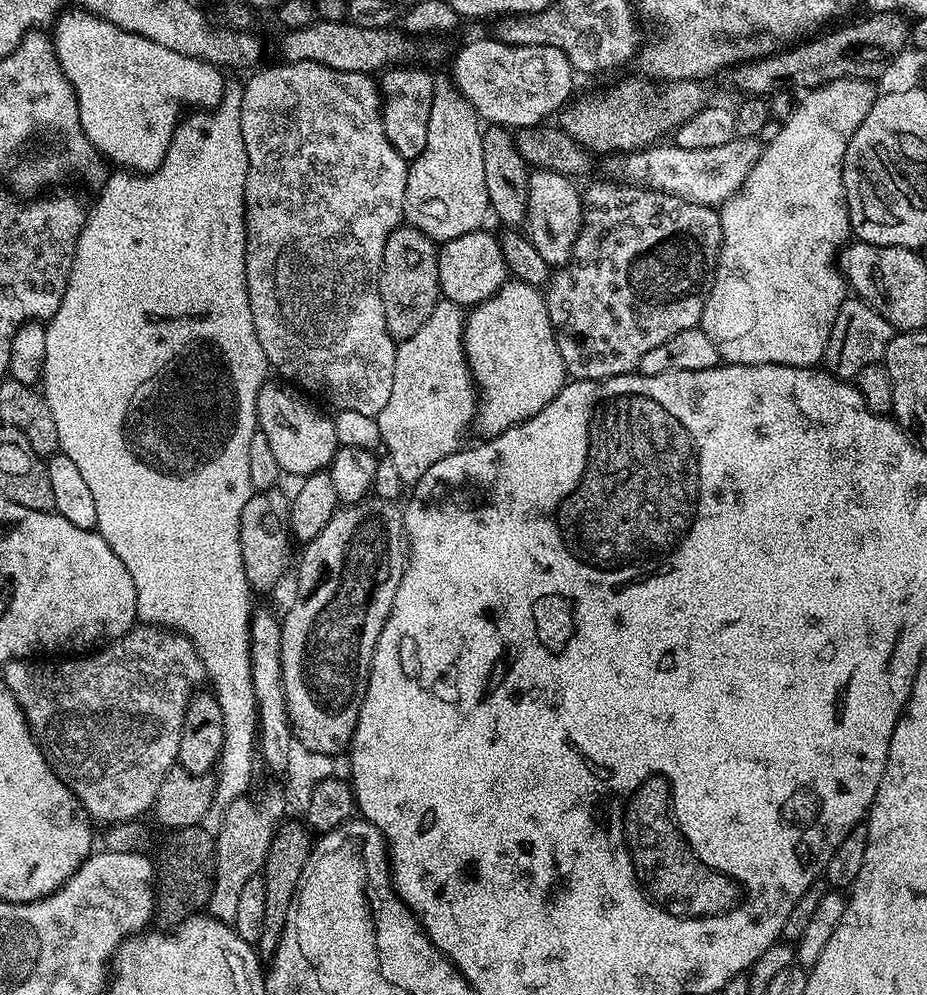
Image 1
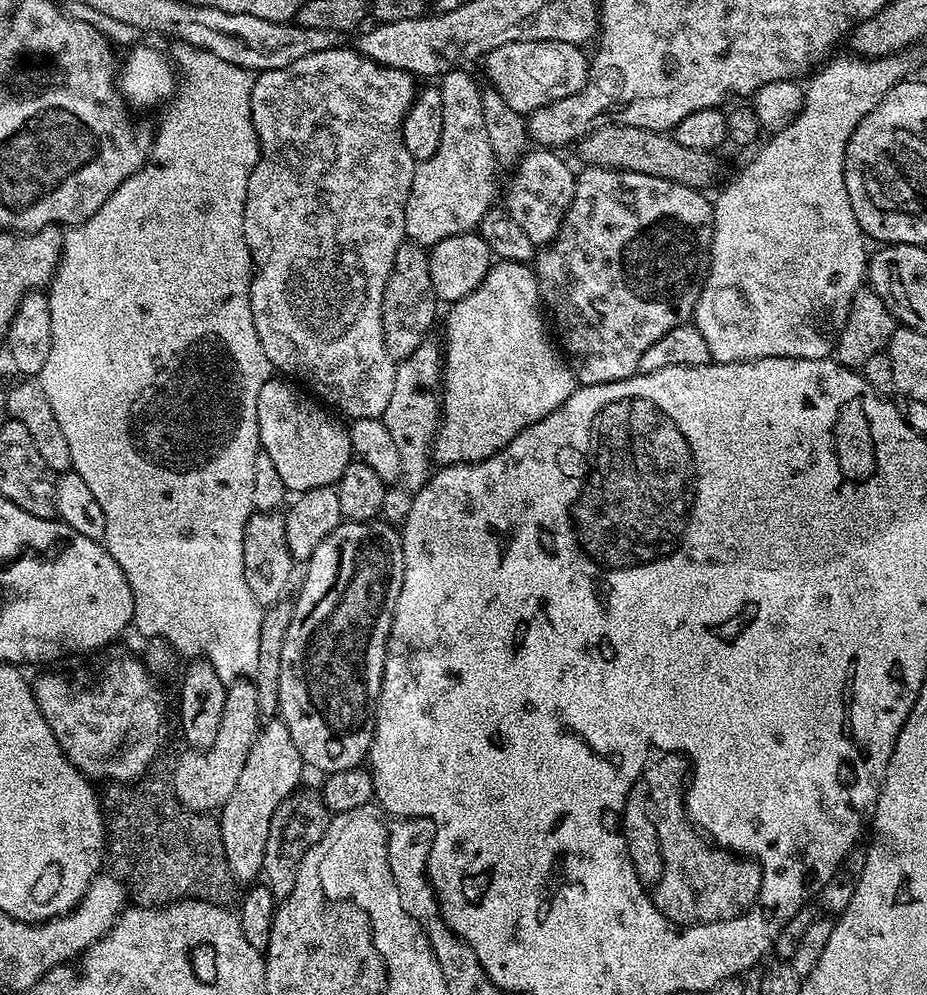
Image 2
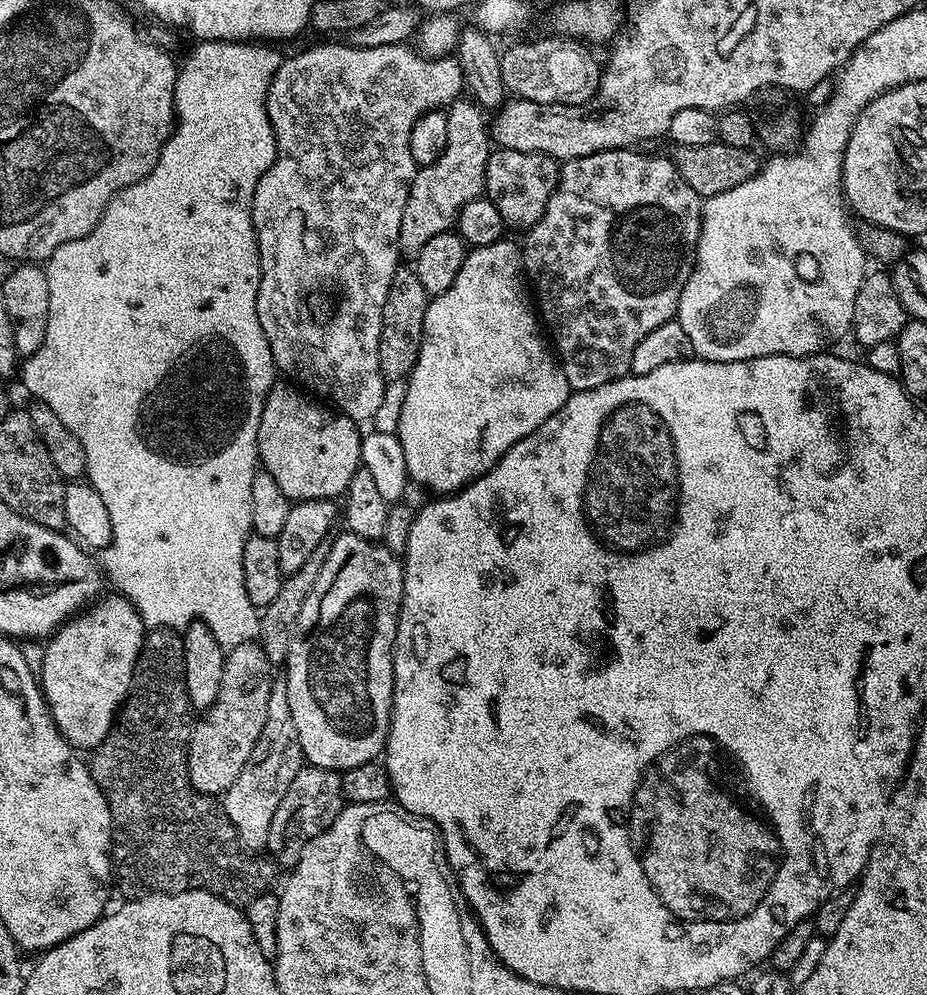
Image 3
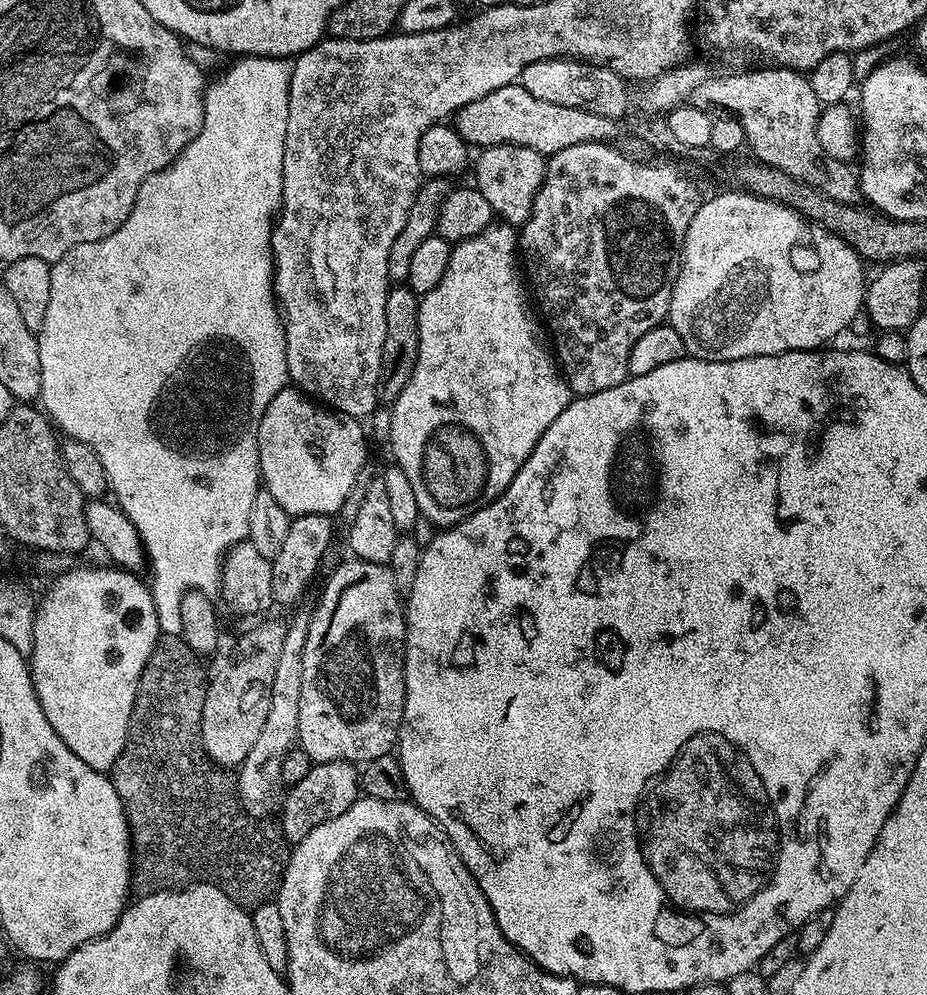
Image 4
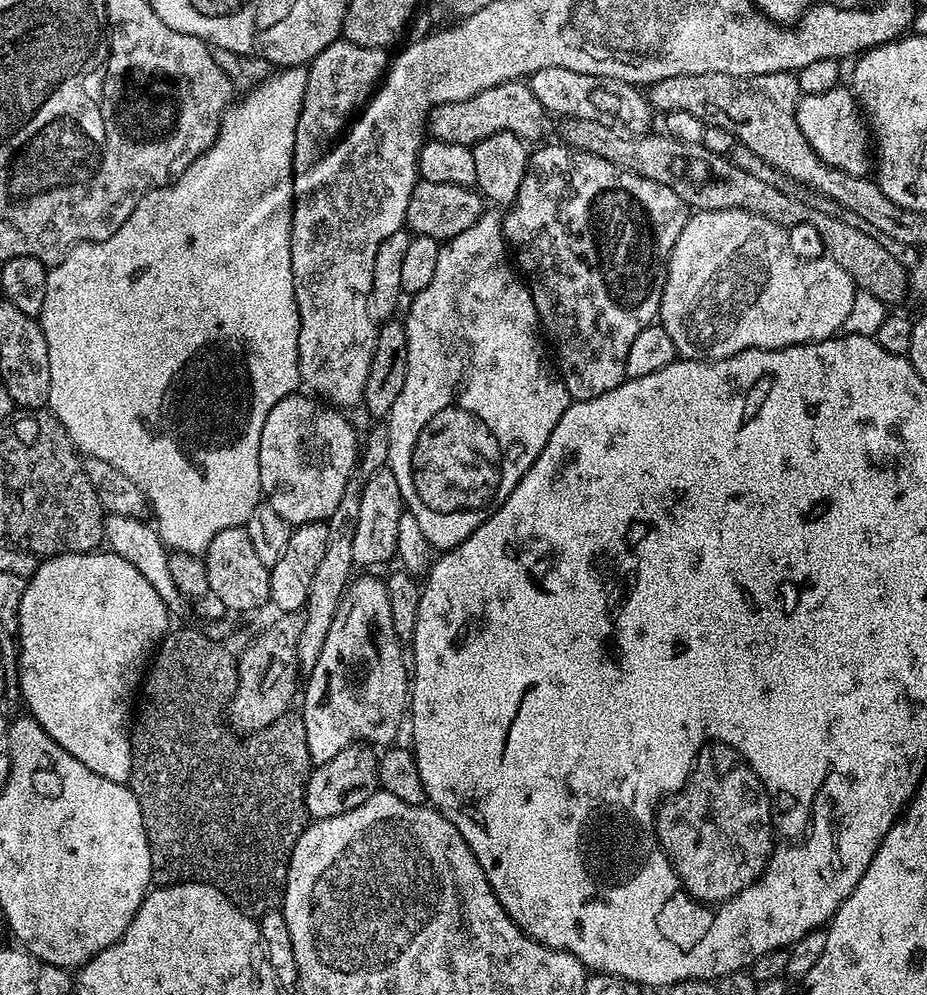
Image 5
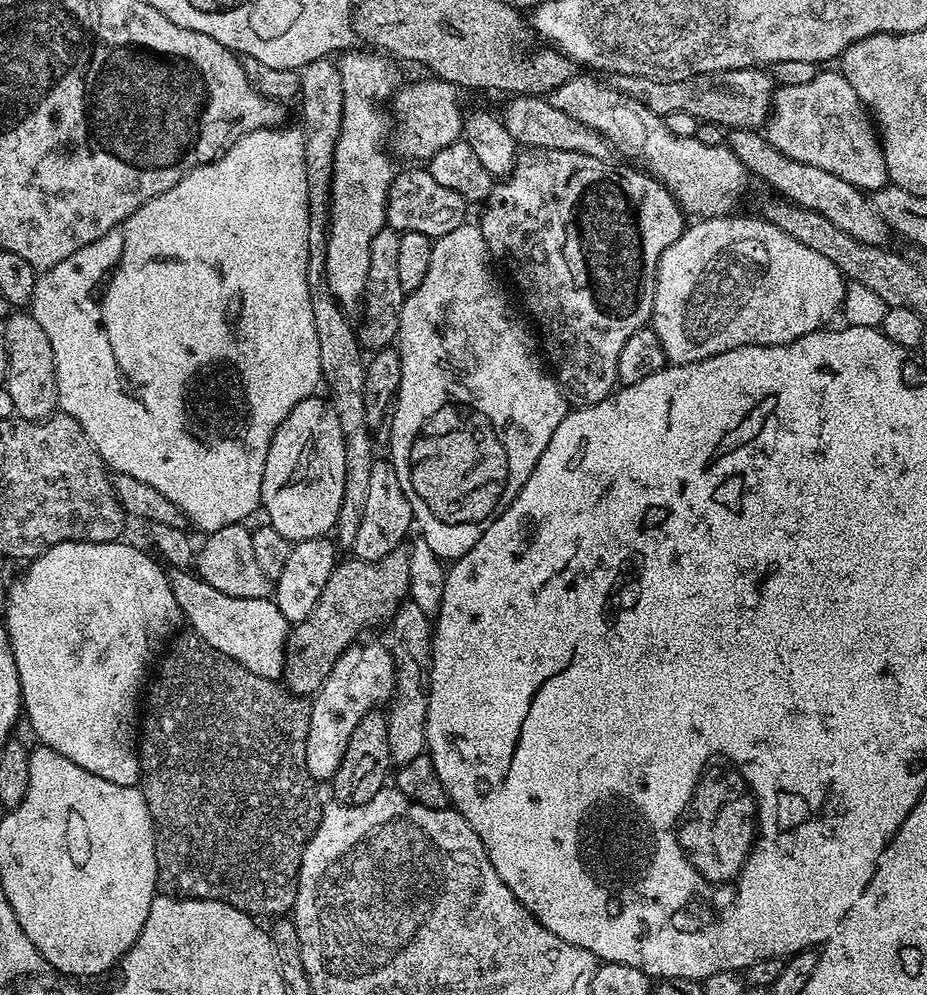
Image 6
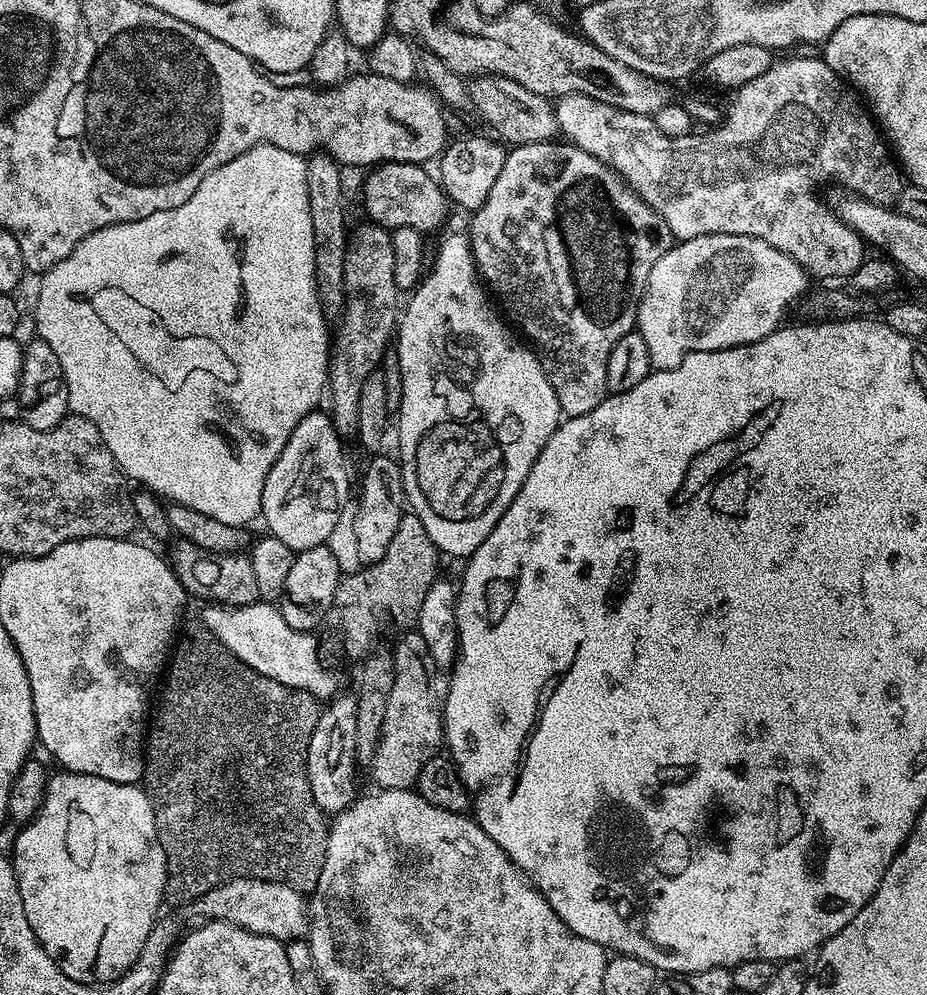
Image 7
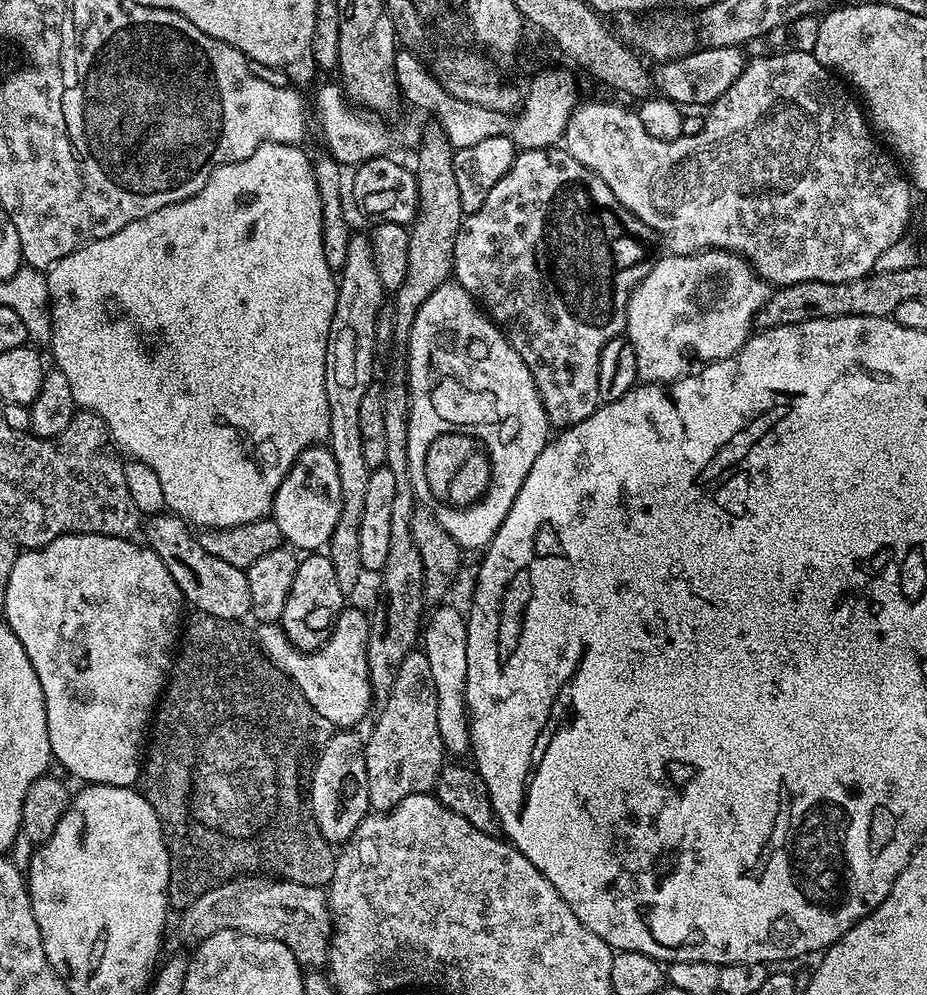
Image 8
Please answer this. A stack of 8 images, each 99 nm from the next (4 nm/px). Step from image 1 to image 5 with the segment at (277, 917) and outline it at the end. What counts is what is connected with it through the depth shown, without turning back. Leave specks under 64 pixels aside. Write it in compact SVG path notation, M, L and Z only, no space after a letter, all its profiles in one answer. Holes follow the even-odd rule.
M363 743L351 744L329 764L321 764L308 778L304 806L313 821L329 820L362 806L380 788L377 753Z

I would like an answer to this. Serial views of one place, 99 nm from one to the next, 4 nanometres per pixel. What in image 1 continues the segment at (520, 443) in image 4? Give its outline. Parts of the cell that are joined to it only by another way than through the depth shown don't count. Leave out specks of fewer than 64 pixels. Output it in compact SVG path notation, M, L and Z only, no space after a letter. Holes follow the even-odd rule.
M512 278L509 279L508 283L502 285L494 296L489 298L486 302L475 305L475 307L467 313L466 327L464 329L464 354L468 358L468 366L472 369L475 383L478 385L478 411L474 421L474 428L475 431L478 430L481 432L481 437L497 436L506 430L510 430L516 424L526 422L526 418L534 418L534 414L538 414L538 410L542 410L546 407L564 388L566 383L564 363L562 362L562 354L556 345L556 335L552 329L550 314L548 313L548 307L546 306L544 297L545 293L541 291L541 289L530 286L529 284L523 284L520 280Z

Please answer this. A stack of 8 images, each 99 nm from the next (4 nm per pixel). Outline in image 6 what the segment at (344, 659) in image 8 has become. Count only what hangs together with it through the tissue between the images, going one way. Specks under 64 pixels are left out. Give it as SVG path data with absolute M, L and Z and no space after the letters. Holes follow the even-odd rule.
M192 570L169 571L168 581L174 590L172 603L180 607L181 617L185 621L188 619L187 627L199 639L262 678L279 681L283 677L284 649L290 625L282 610L278 610L275 599L267 596L230 598L230 594L214 590L214 586L201 580Z

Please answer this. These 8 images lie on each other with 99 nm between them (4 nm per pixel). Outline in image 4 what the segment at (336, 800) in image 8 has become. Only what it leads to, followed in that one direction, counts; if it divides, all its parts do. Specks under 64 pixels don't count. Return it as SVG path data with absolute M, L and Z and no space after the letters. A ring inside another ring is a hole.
M347 558L328 576L324 589L320 592L320 601L311 609L312 617L306 634L306 650L302 650L302 702L298 702L298 744L307 754L309 761L325 764L335 760L349 762L367 762L391 753L397 747L400 735L400 723L404 713L404 617L405 605L401 593L392 577L388 564L375 564L365 560Z

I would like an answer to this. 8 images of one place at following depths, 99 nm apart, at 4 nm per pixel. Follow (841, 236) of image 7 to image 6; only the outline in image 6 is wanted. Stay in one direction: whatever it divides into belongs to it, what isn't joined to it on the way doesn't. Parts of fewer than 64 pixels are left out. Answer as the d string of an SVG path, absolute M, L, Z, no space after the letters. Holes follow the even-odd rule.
M839 70L817 71L810 82L802 85L779 85L772 97L772 111L766 121L767 128L768 142L782 155L796 159L798 162L809 163L810 166L832 171L865 193L871 194L877 188L883 188L889 183L886 158L874 121L868 109L858 98L858 94L854 94L854 86L846 82L846 78ZM573 75L571 80L547 93L546 98L558 110L586 122L612 143L613 149L635 162L649 176L656 177L664 189L689 217L726 216L737 211L736 203L750 181L750 175L731 149L719 144L703 144L700 138L678 138L664 125L664 117L646 110L642 102L622 94L611 83L599 84L595 75Z

